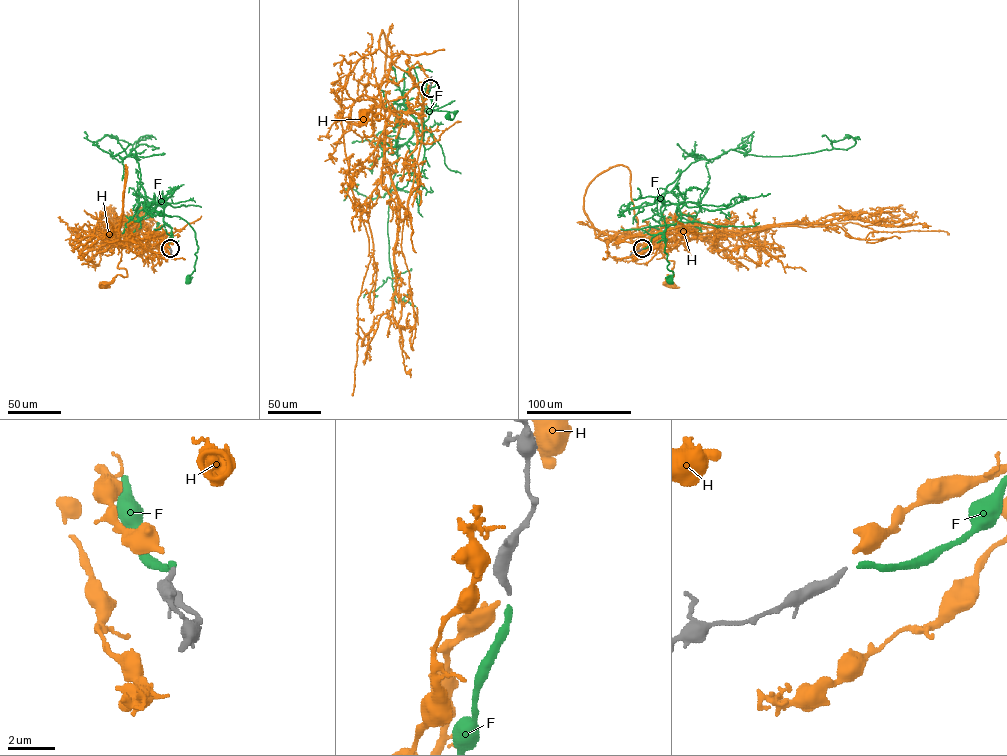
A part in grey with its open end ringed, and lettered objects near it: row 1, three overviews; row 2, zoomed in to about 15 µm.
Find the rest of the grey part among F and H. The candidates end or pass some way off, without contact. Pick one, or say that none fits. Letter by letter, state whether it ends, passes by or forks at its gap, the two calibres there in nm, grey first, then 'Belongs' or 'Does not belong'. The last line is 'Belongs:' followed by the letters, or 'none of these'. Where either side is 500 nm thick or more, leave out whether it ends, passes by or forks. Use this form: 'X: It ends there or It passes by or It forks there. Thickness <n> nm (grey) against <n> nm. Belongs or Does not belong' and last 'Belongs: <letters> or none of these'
F: It ends there. Thickness 260 nm (grey) against 260 nm. Belongs
H: It ends there. Thickness 260 nm (grey) against 360 nm. Does not belong
Belongs: F

